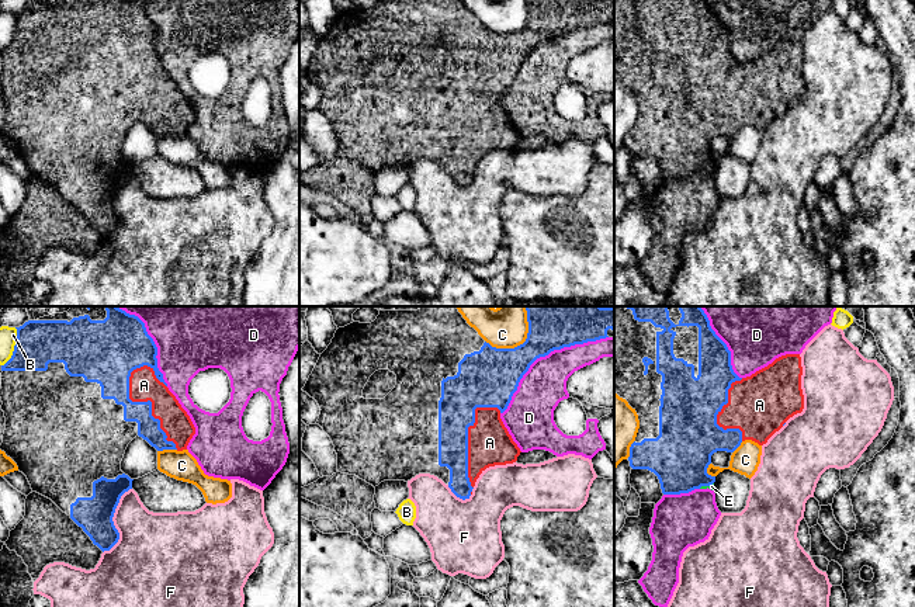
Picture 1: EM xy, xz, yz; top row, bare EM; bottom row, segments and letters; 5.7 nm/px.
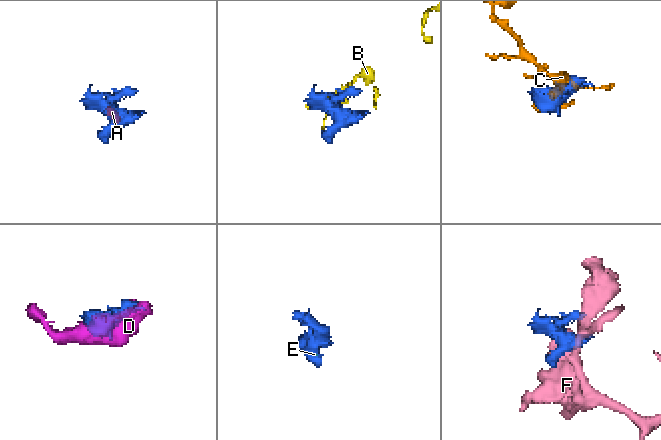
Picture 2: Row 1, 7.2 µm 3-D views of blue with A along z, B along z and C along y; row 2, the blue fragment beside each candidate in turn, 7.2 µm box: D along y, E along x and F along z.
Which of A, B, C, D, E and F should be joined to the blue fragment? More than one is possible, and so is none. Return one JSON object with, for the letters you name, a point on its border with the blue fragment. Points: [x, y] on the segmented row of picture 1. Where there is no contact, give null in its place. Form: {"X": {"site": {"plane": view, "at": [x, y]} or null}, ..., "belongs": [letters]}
{"A": {"site": {"plane": "xy", "at": [151, 402]}}, "belongs": ["A"]}

